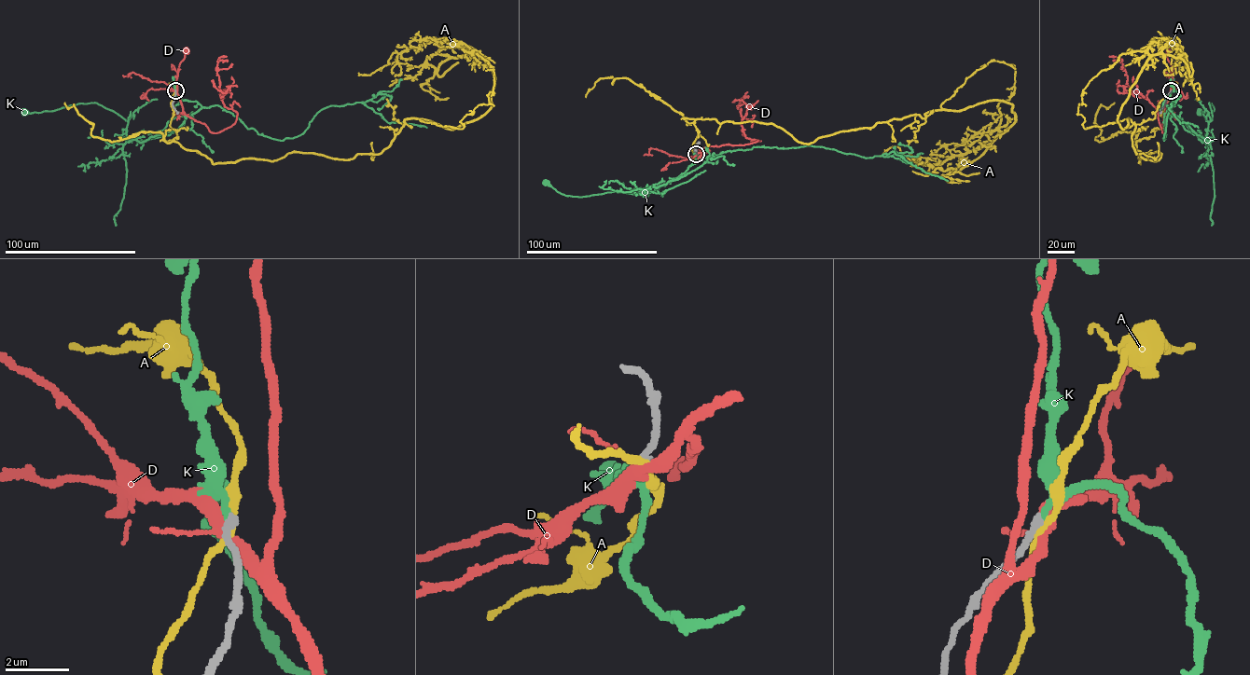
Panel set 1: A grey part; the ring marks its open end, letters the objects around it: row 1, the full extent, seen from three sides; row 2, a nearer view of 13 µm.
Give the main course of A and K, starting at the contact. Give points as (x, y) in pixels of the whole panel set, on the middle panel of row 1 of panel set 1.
A: (696, 154), (699, 118), (773, 123), (809, 144), (1012, 104), (995, 139), (940, 164), (897, 146), (880, 156)
K: (696, 154), (700, 160), (723, 152), (645, 195), (571, 196), (545, 184)

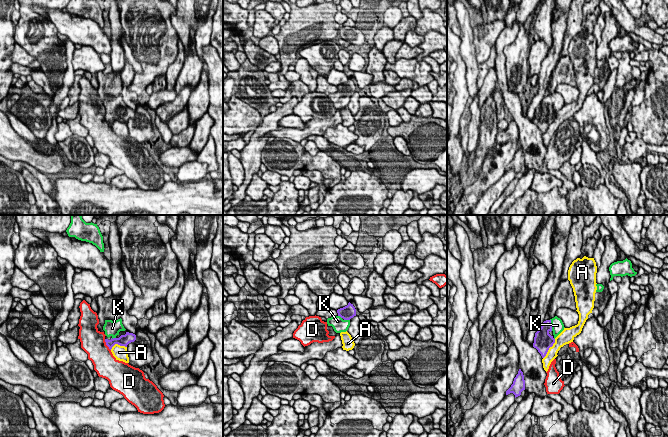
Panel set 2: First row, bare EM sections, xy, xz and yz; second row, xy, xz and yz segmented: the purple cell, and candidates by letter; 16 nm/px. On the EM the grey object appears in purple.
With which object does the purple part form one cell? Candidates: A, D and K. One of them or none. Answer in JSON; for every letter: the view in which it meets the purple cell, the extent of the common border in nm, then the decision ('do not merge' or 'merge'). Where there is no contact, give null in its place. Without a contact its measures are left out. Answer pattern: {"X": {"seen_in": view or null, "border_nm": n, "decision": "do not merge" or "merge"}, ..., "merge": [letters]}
{"A": {"seen_in": "yz", "border_nm": 380, "decision": "do not merge"}, "D": {"seen_in": "xy", "border_nm": 220, "decision": "do not merge"}, "K": {"seen_in": "yz", "border_nm": 190, "decision": "merge"}, "merge": ["K"]}

